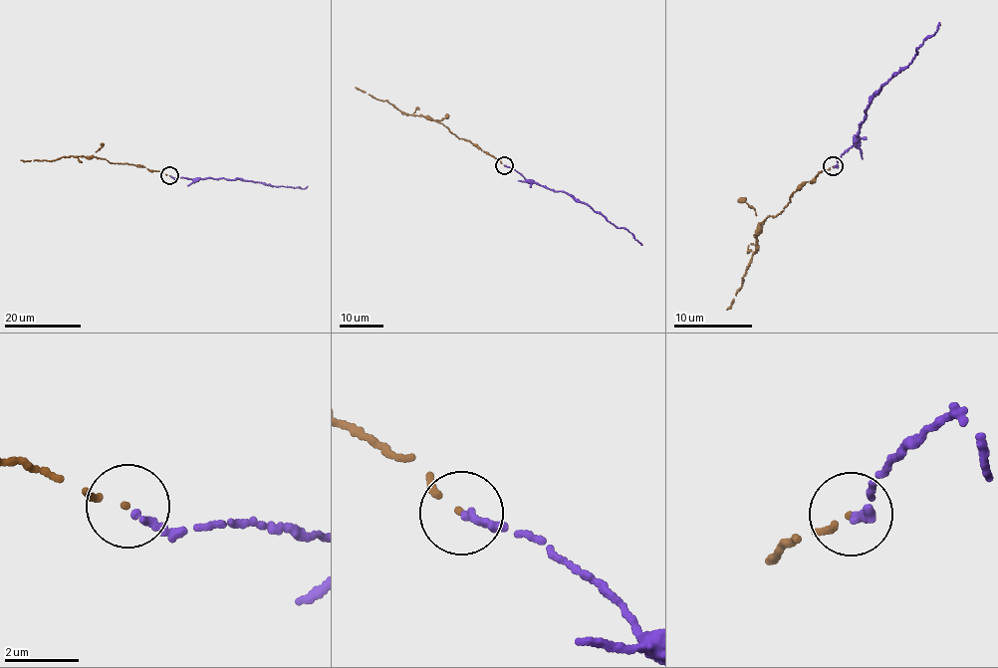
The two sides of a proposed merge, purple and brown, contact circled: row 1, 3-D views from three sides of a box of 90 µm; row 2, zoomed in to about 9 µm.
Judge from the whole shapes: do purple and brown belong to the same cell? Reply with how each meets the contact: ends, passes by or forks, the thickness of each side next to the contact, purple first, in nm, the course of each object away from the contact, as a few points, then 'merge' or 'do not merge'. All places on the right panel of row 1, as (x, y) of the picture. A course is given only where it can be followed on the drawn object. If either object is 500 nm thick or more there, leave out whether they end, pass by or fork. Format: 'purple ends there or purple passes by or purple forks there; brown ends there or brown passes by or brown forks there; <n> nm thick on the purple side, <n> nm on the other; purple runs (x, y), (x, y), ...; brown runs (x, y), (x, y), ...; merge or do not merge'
purple ends there; brown ends there; 220 nm thick on the purple side, 90 nm on the other; purple runs (834, 165), (855, 144), (853, 140), (872, 95), (911, 62), (918, 53), (915, 48), (936, 32), (940, 22); brown runs (833, 166), (792, 193), (791, 201), (774, 218), (769, 215), (761, 223), (758, 245), (740, 290), (727, 309); merge

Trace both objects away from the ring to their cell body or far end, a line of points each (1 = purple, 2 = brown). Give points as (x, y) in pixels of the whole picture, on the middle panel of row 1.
1: (505, 165), (526, 180), (572, 194), (618, 228), (624, 227), (641, 245)
2: (504, 165), (469, 140), (459, 138), (444, 125), (419, 115), (407, 115), (386, 102), (355, 88)

